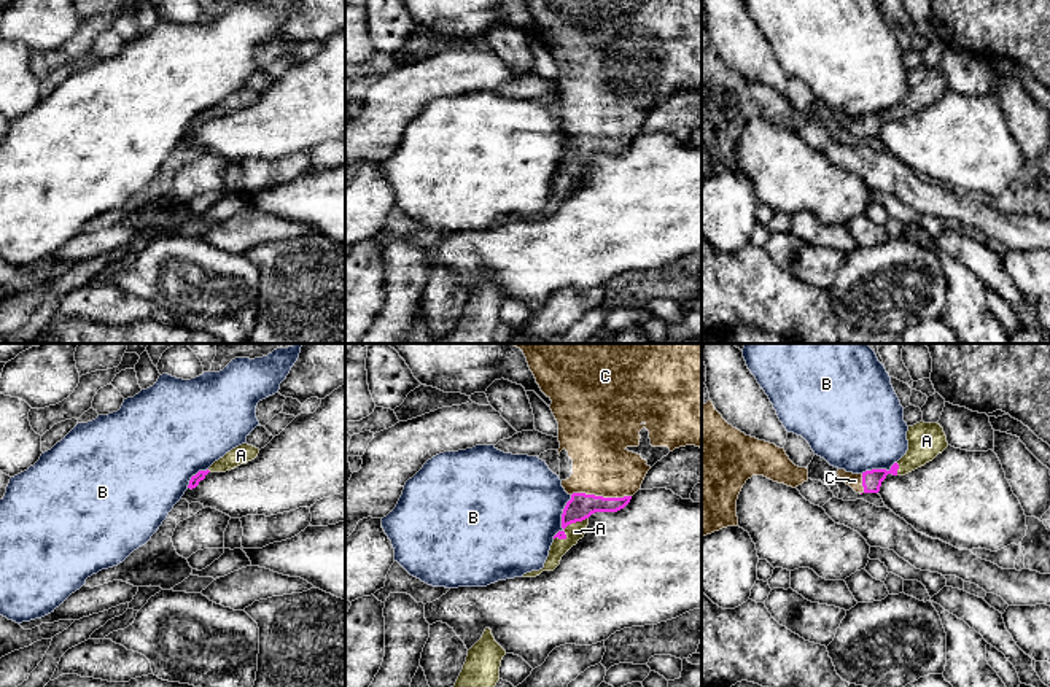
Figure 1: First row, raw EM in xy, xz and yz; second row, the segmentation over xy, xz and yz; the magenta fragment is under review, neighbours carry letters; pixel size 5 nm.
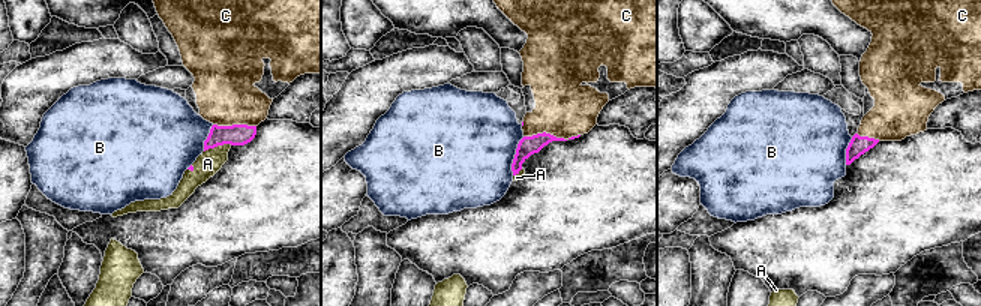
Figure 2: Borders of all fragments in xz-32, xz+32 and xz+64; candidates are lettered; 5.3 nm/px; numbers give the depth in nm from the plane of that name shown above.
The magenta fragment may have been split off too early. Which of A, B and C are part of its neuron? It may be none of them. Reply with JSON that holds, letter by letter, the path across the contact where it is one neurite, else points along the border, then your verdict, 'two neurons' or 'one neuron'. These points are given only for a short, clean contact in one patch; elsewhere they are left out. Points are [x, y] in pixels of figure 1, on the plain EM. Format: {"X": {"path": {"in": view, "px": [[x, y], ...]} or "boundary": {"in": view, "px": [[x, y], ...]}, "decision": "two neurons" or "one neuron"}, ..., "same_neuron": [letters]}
{"A": {"path": {"in": "xz", "px": [[581, 150], [567, 169], [575, 175]]}, "decision": "one neuron"}, "B": {"decision": "two neurons"}, "C": {"decision": "one neuron"}, "same_neuron": ["A", "C"]}

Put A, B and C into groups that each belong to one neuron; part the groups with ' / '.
A C / B

